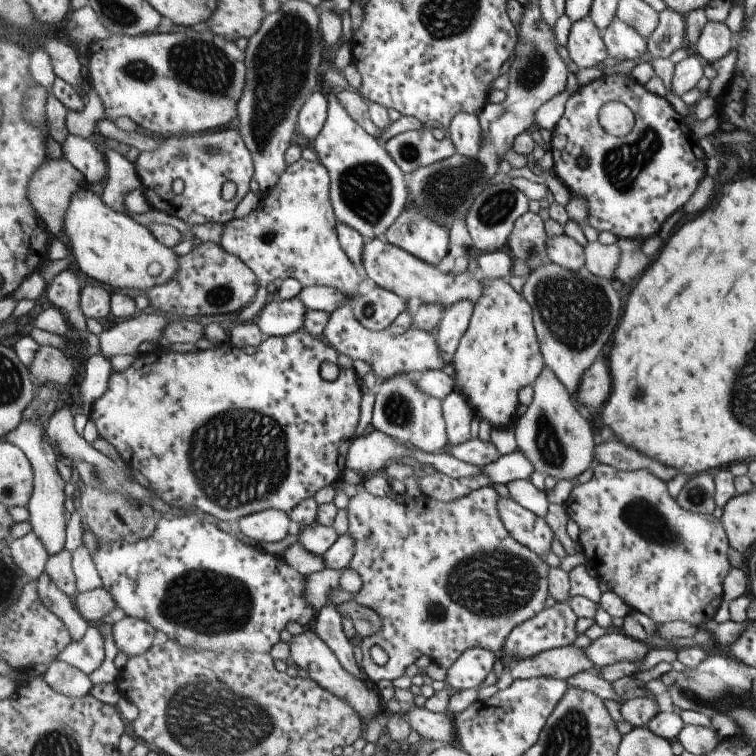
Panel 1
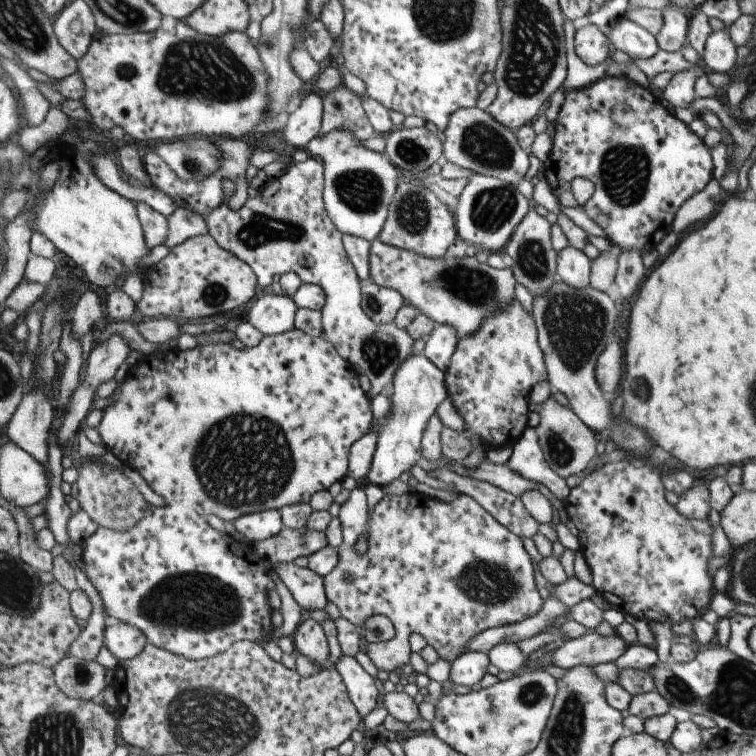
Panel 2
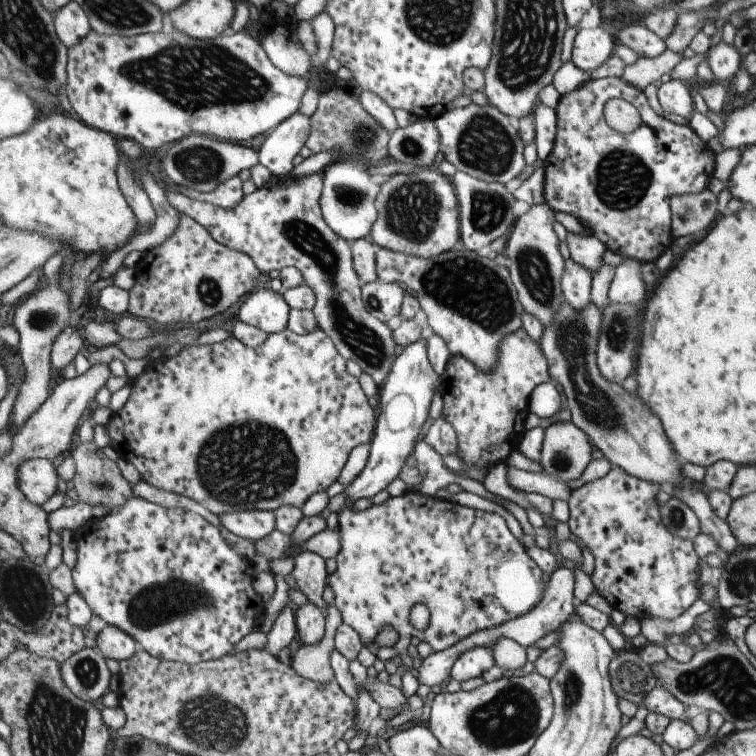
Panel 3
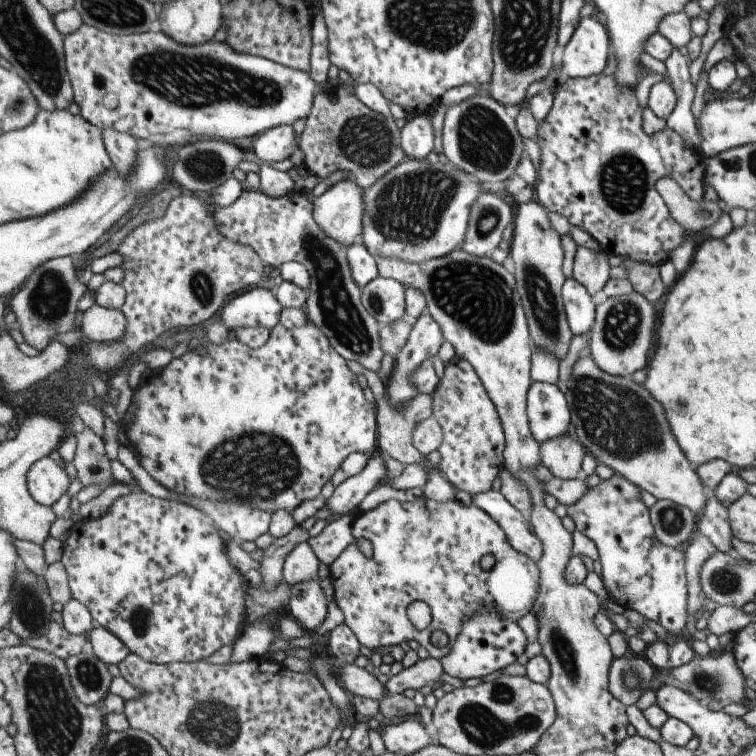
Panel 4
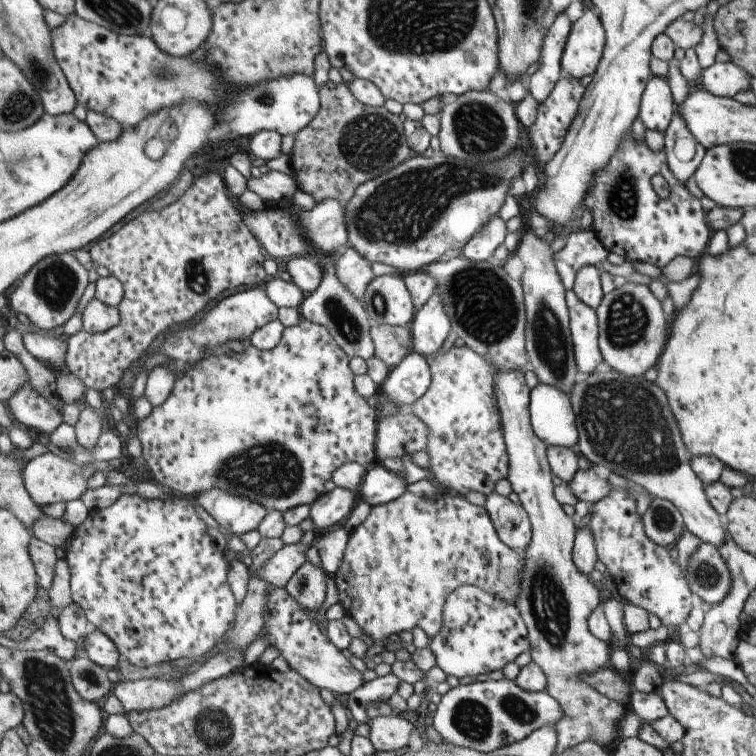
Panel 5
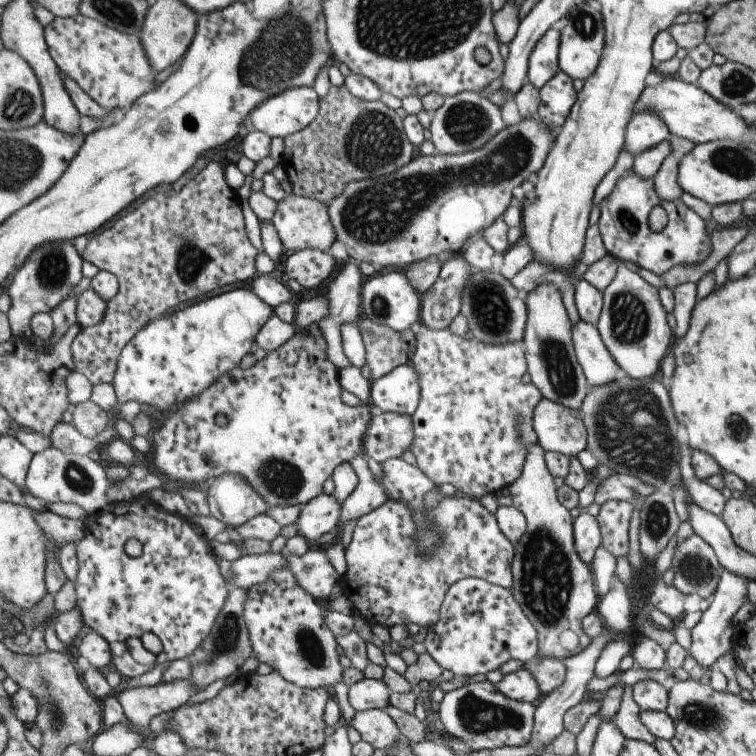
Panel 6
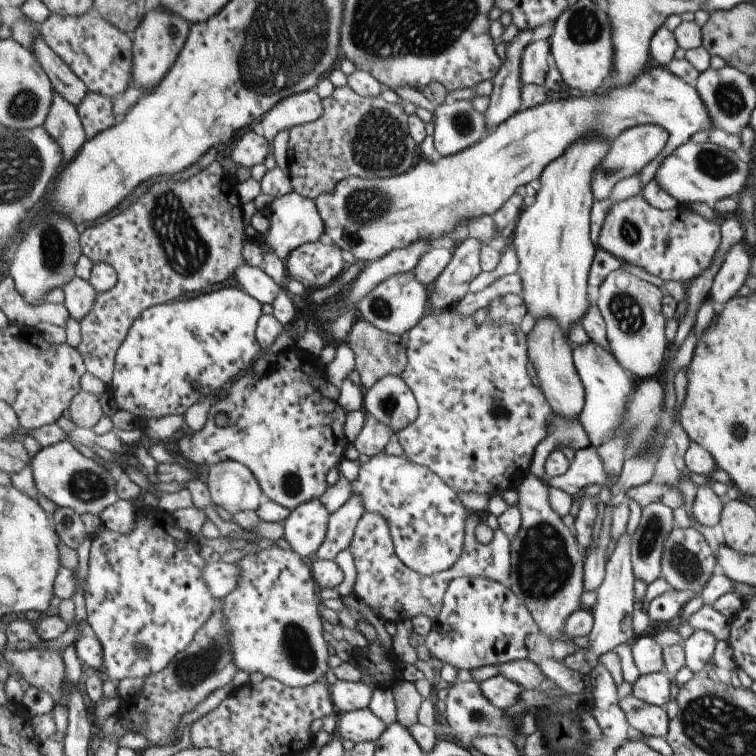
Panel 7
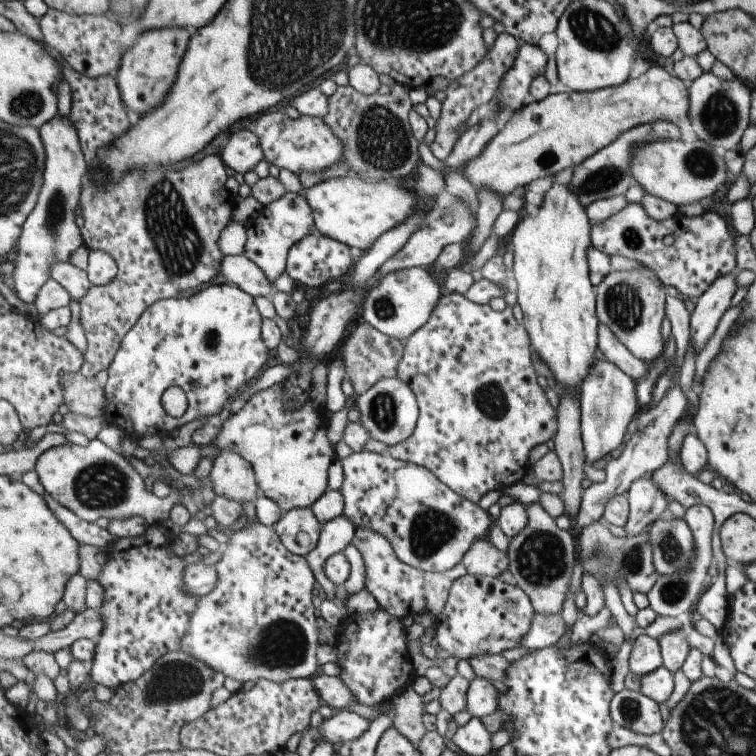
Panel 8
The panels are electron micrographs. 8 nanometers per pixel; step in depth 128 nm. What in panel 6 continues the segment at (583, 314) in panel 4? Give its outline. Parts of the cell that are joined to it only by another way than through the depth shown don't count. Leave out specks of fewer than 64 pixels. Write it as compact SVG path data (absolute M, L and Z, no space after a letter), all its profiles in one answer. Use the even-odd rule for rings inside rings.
M580 319L573 327L577 363L591 388L603 387L620 377L620 370L593 325Z

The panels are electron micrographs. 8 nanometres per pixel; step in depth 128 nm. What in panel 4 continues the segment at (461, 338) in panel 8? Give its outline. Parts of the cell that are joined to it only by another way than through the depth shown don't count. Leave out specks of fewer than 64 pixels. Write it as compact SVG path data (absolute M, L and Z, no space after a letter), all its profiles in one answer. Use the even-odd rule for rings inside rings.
M453 359L445 366L437 390L433 393L433 417L445 432L445 442L439 448L441 473L459 490L473 494L493 488L505 466L506 436L500 411L485 388L472 362Z

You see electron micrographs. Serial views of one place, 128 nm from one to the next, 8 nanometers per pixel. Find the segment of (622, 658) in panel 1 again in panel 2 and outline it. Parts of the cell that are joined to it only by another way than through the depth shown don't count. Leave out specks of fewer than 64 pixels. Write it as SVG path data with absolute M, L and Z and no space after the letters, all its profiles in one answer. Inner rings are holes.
M589 630L587 634L564 642L553 651L555 666L572 669L576 666L595 666L603 662L615 663L617 658L629 648L624 640L615 632L604 637Z

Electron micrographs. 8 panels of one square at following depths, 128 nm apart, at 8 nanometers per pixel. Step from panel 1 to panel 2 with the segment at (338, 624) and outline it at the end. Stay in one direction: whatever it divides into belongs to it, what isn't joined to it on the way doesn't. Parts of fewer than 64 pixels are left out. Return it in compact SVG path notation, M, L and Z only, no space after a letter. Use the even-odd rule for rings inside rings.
M345 652L334 666L345 679L357 710L363 717L369 716L379 706L379 686L377 682L373 684L373 676L353 656L345 656Z

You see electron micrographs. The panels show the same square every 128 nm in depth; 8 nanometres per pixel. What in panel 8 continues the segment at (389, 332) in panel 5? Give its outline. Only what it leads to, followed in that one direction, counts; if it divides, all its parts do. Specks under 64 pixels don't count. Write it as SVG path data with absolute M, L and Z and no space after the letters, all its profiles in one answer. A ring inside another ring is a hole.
M358 323L341 349L341 355L347 366L347 377L354 388L354 396L365 394L382 378L398 376L399 364L403 360L405 342L383 334L371 323Z

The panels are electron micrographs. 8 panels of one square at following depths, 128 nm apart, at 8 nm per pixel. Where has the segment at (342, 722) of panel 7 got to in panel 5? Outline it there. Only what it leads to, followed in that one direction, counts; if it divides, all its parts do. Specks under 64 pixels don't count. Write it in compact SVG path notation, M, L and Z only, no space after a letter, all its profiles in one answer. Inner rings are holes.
M397 714L379 715L368 720L369 740L377 751L399 752L407 749L415 726Z

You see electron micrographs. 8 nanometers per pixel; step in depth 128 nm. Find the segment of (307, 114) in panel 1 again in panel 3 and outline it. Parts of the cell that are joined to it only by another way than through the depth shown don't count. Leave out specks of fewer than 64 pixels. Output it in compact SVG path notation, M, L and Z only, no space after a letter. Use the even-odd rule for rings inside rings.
M297 112L268 133L259 156L260 164L271 172L271 176L280 179L293 172L293 160L306 146L311 134L311 117Z

